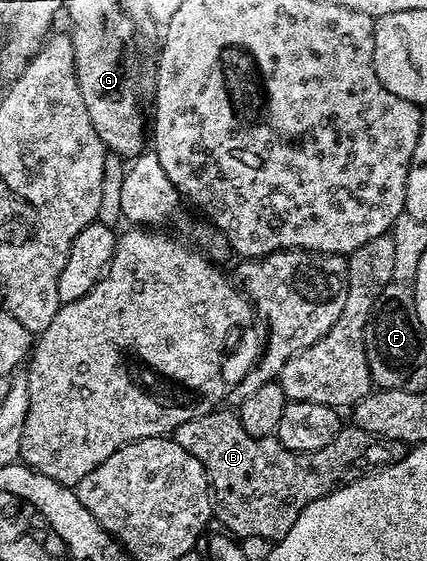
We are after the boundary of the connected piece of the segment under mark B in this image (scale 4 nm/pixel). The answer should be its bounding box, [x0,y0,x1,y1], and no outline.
[171,411,410,543]

